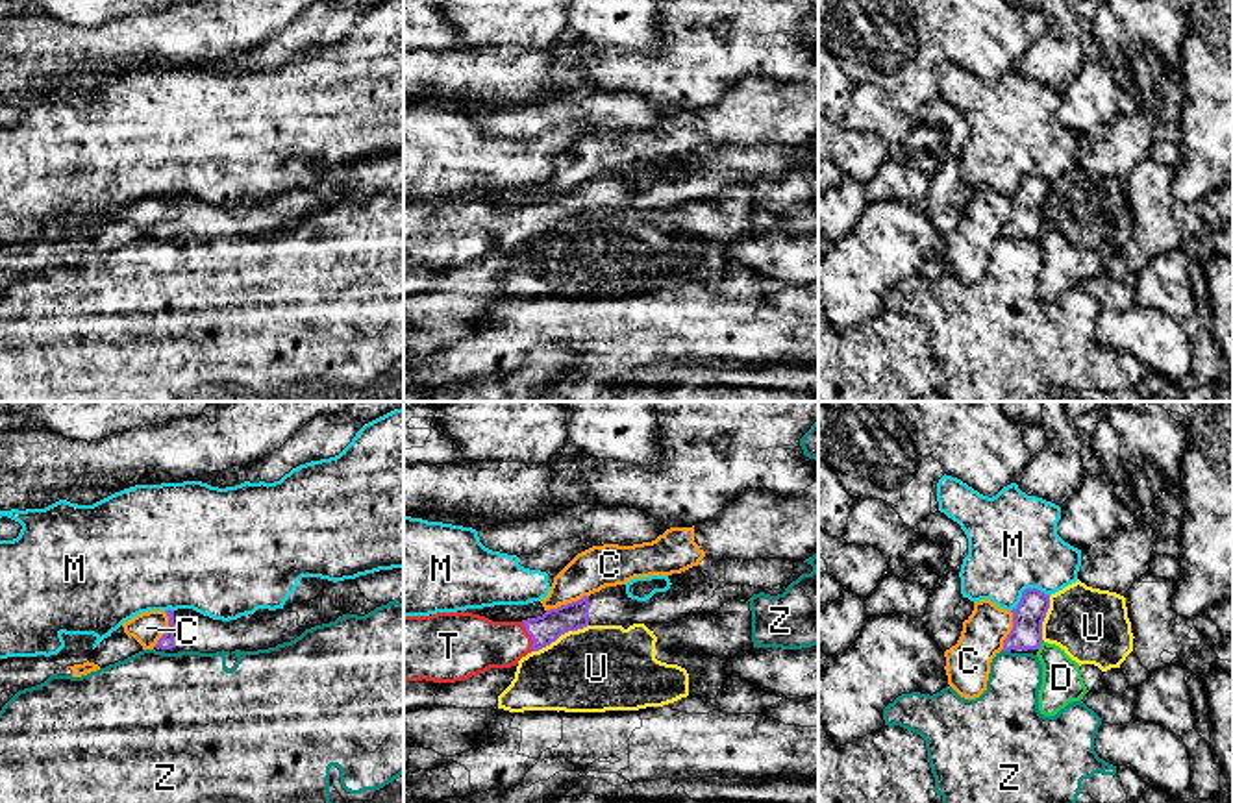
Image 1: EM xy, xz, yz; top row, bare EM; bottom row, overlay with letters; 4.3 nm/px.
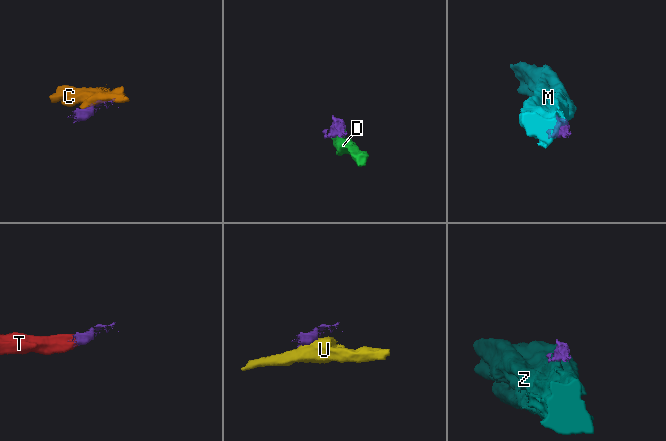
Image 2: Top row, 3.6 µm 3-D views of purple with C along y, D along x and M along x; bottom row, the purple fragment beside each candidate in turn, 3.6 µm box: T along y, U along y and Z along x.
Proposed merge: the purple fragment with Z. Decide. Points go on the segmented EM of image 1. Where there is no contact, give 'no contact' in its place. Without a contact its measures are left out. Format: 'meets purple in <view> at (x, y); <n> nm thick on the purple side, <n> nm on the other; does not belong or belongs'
meets purple in yz at (1006, 650); 140 nm thick on the purple side, 260 nm on the other; does not belong

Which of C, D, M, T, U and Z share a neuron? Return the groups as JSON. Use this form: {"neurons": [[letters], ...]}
{"neurons": [["C"], ["D", "U"], ["M"], ["T"], ["Z"]]}

